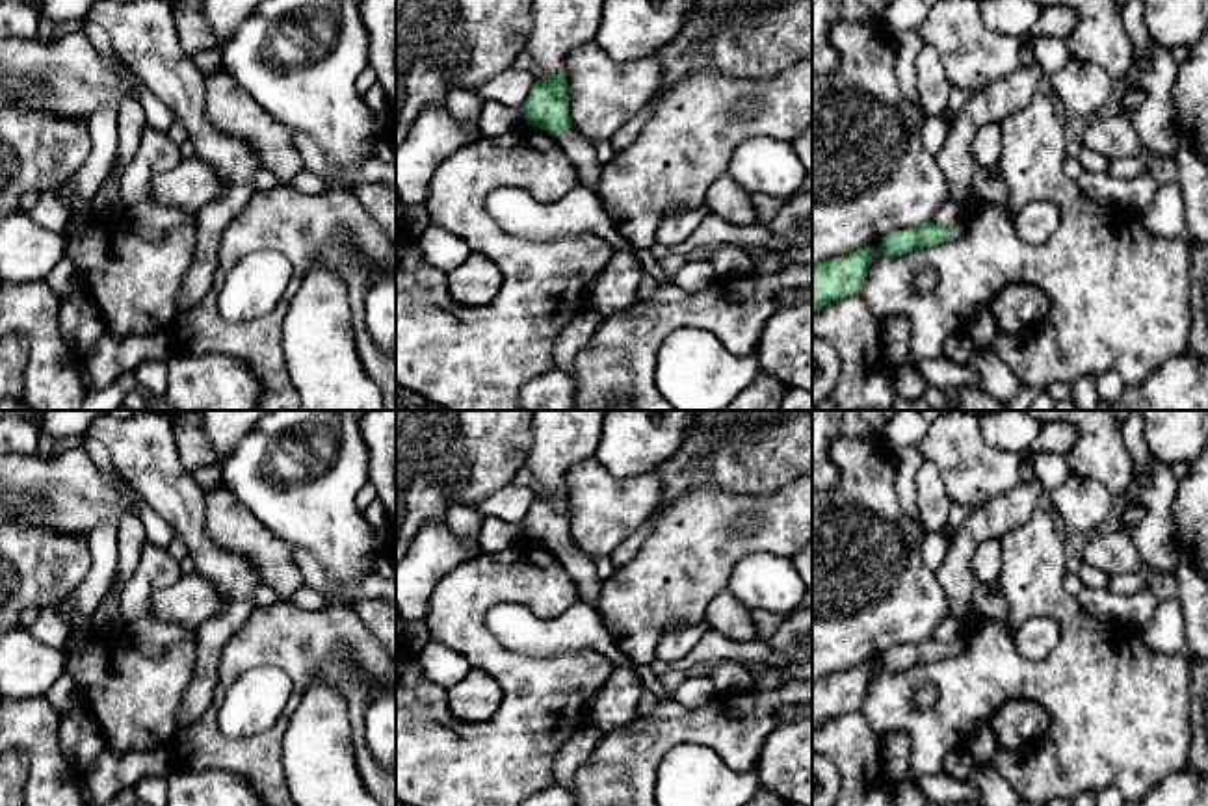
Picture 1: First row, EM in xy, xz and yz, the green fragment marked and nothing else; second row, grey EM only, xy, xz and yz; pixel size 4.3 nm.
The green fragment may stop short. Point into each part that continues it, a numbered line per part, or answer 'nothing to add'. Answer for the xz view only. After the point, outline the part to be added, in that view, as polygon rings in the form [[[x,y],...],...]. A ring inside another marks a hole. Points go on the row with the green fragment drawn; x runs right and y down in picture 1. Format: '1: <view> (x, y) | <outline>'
1: xz (575, 145) | [[[574,128],[556,136],[556,139],[561,145],[563,152],[576,165],[582,186],[597,191],[602,167],[598,163],[595,147]]]

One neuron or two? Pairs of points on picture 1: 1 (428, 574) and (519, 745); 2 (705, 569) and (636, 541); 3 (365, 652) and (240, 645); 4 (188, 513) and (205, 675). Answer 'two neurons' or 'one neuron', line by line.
1: two neurons
2: two neurons
3: one neuron
4: one neuron

